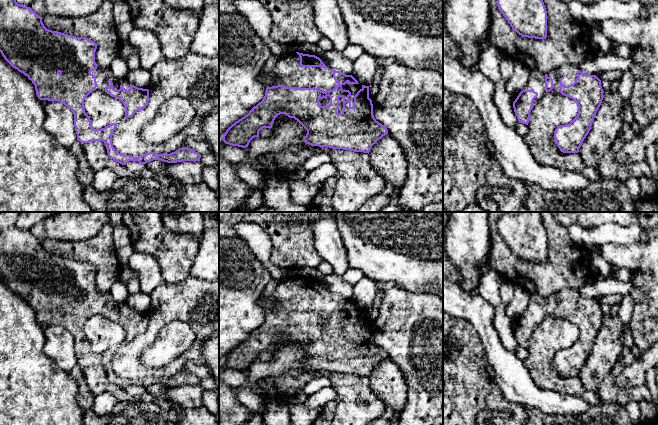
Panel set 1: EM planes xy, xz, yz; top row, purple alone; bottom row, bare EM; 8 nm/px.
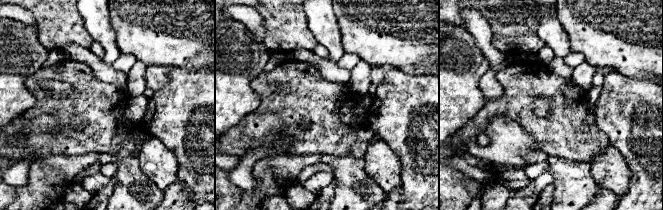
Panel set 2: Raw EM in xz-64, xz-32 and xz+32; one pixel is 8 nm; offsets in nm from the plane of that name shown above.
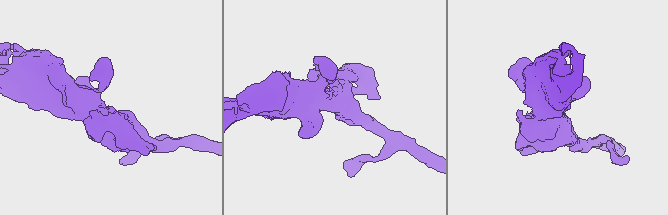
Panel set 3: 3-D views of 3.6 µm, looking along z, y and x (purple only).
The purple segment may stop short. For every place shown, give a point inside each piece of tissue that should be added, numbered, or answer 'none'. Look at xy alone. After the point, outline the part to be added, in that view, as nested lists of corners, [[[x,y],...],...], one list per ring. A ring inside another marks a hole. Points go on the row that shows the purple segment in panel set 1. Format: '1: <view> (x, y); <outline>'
1: xy (103, 75); [[[97,66],[97,69],[91,71],[91,74],[96,76],[96,82],[98,84],[94,91],[102,91],[107,93],[105,87],[106,86],[109,87],[111,82],[113,83],[113,88],[115,90],[119,90],[121,84],[125,89],[127,90],[130,89],[129,81],[125,77],[124,78],[115,77],[109,68],[101,68]]]

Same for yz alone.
1: yz (568, 73); [[[563,64],[559,68],[547,73],[553,79],[553,89],[550,92],[560,93],[560,84],[565,86],[573,84],[577,78],[578,67],[575,65]]]

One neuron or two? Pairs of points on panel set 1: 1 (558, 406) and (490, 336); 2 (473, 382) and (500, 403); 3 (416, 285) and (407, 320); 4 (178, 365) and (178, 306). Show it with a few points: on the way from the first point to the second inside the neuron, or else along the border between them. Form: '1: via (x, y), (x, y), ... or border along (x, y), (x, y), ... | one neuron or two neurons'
1: via (538, 398), (498, 356) | one neuron
2: via (480, 389), (493, 400) | one neuron
3: border along (392, 284), (413, 292), (432, 293) | two neurons
4: via (153, 372), (136, 363), (136, 348), (153, 328) | one neuron

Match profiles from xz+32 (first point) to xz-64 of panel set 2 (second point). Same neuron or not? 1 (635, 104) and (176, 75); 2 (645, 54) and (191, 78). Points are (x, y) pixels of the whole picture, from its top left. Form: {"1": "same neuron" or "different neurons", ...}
{"1": "same neuron", "2": "different neurons"}

